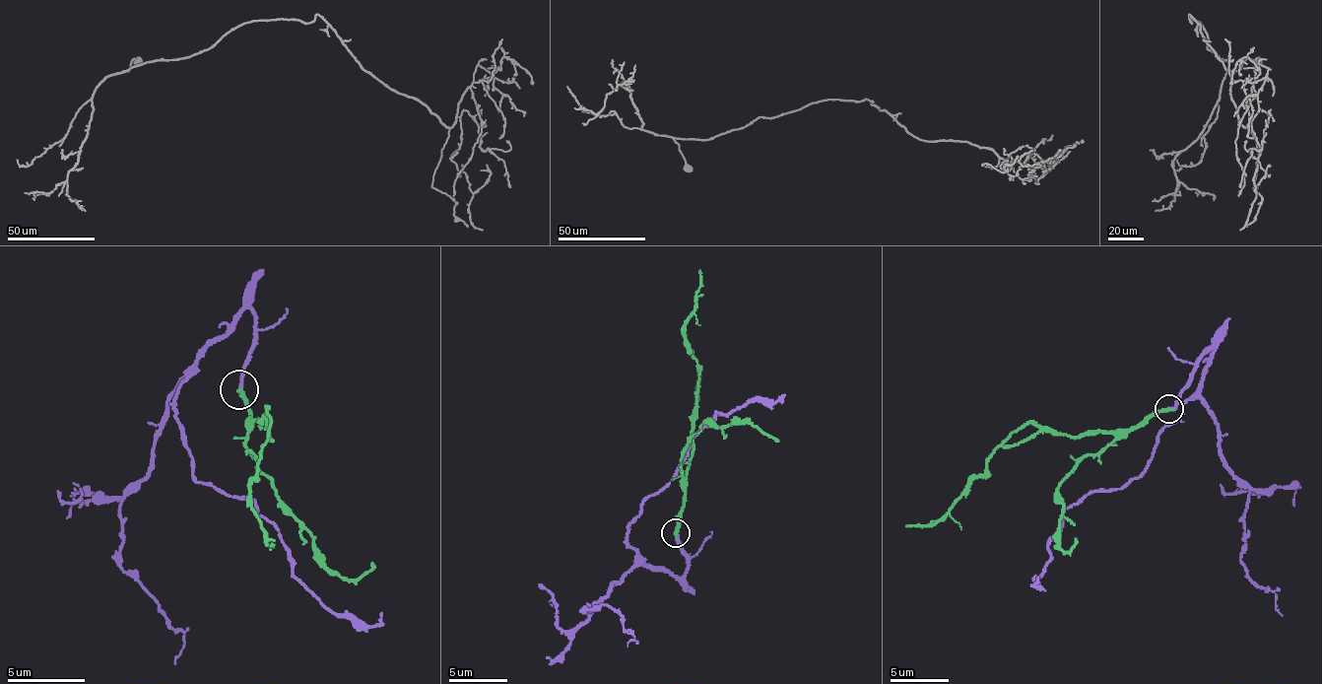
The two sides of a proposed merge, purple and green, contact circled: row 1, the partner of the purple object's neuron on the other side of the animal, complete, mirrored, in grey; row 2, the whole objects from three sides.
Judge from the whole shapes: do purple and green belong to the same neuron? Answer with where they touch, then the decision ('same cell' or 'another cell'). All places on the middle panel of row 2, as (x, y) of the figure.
place (676, 533); same cell

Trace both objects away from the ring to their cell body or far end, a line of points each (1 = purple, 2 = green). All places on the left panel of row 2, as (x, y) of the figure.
1: (239, 390), (247, 309), (173, 398), (189, 467), (255, 503), (336, 615), (374, 626), (382, 611)
2: (239, 390), (251, 418), (263, 425), (267, 421), (270, 437), (251, 483), (251, 511), (270, 545)

